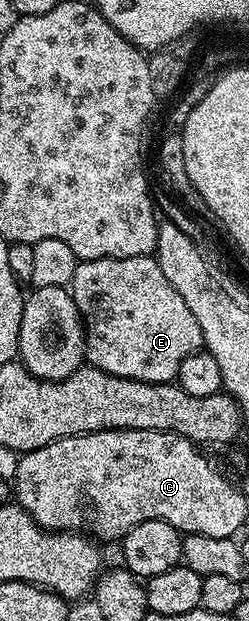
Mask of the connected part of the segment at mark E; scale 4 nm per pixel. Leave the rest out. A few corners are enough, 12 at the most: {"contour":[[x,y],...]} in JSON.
{"contour":[[153,255],[82,259],[84,362],[171,383],[203,333]]}

